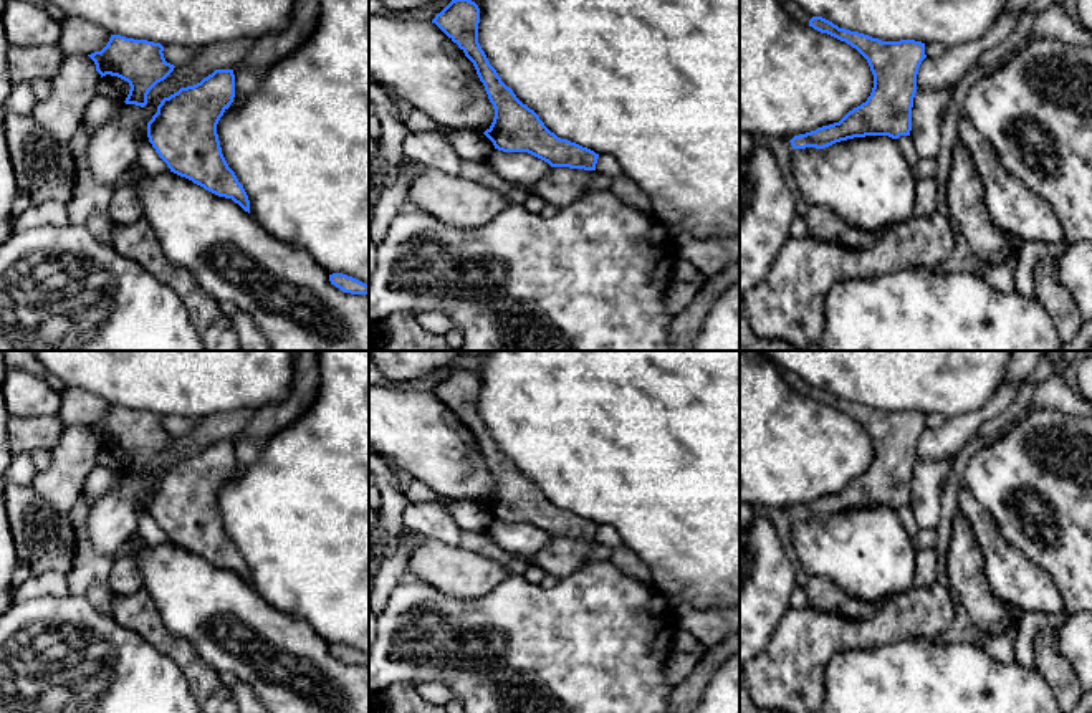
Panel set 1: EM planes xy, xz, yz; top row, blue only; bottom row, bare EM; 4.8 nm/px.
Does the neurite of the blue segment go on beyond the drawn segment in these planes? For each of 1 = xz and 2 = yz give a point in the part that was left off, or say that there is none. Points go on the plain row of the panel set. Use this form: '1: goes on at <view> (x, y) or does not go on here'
1: does not go on here
2: does not go on here

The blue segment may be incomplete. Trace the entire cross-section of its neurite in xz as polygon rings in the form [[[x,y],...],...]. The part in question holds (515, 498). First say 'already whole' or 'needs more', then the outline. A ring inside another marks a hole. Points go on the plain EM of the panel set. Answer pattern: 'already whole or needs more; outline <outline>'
already whole; outline [[[455,369],[435,385],[432,394],[435,394],[453,414],[457,414],[465,427],[473,433],[495,480],[493,493],[483,503],[493,513],[495,519],[503,523],[528,523],[548,533],[551,538],[596,541],[599,524],[576,513],[558,508],[544,496],[539,486],[523,475],[513,460],[501,452],[478,414],[480,379],[475,372],[468,369]]]

